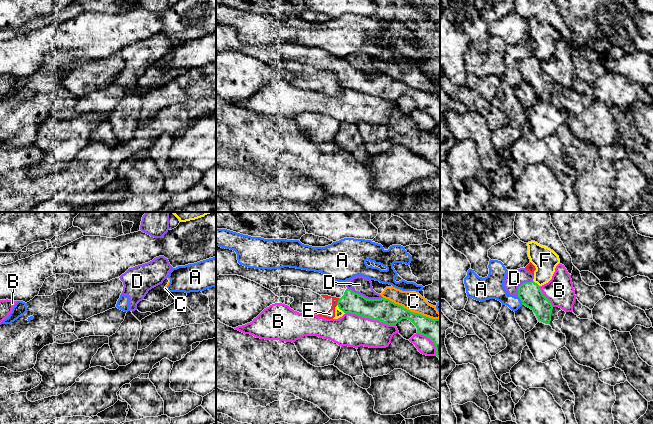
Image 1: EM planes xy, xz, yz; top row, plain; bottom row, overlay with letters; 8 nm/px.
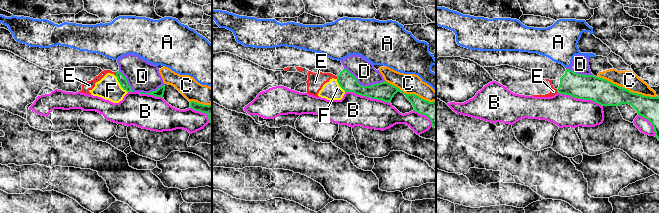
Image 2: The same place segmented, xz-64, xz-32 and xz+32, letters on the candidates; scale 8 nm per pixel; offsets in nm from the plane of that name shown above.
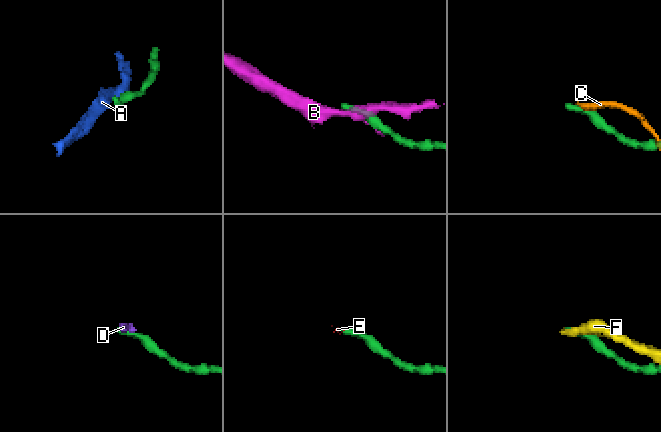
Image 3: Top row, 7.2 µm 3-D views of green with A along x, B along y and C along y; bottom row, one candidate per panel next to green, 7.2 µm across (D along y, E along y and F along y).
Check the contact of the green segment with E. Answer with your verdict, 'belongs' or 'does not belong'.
does not belong

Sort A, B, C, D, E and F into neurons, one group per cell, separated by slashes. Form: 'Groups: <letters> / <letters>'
Groups: A / B / C / D / E F

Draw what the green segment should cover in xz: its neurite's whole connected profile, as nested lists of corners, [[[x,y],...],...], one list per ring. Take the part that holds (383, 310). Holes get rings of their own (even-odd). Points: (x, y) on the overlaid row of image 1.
[[[216,246],[216,276],[219,275],[242,276],[269,290],[291,285],[310,289],[319,295],[338,298],[337,305],[345,314],[356,314],[387,325],[396,325],[402,319],[408,319],[416,326],[417,333],[426,336],[434,343],[436,356],[440,360],[440,318],[432,319],[411,312],[389,299],[367,299],[348,289],[345,283],[332,280],[320,272],[290,267],[248,268],[238,263],[235,251]]]

